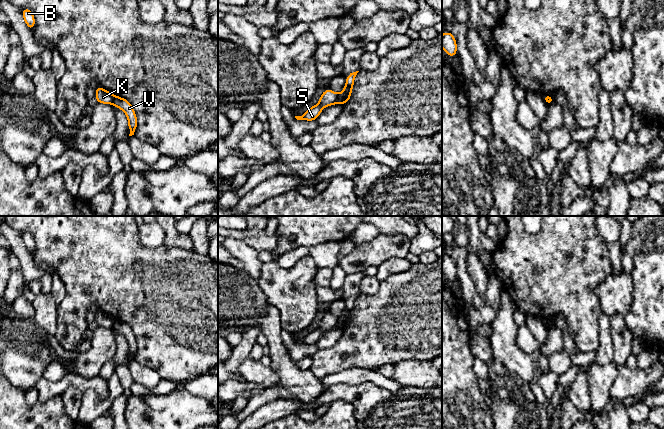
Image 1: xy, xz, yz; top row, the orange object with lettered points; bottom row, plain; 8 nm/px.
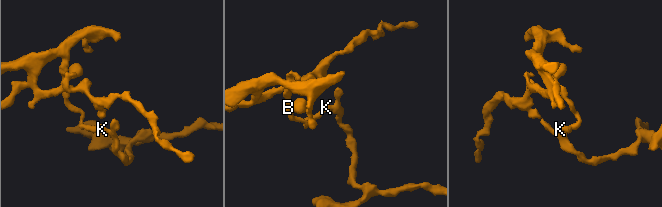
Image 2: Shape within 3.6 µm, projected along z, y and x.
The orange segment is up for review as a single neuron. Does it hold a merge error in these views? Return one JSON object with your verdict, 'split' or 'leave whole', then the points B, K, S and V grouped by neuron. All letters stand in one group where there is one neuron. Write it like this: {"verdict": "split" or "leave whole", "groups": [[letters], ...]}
{"verdict": "split", "groups": [["B", "K", "S"], ["V"]]}

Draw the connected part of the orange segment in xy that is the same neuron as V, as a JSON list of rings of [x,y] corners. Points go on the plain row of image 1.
[[[115,320],[113,323],[113,329],[117,332],[120,332],[126,338],[128,342],[128,352],[130,354],[129,360],[134,359],[138,345],[131,327],[124,322]]]

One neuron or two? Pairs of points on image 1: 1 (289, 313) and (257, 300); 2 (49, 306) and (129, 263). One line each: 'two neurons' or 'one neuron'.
1: two neurons
2: two neurons

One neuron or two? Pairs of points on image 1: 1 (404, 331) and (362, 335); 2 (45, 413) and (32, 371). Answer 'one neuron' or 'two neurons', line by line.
1: one neuron
2: two neurons

